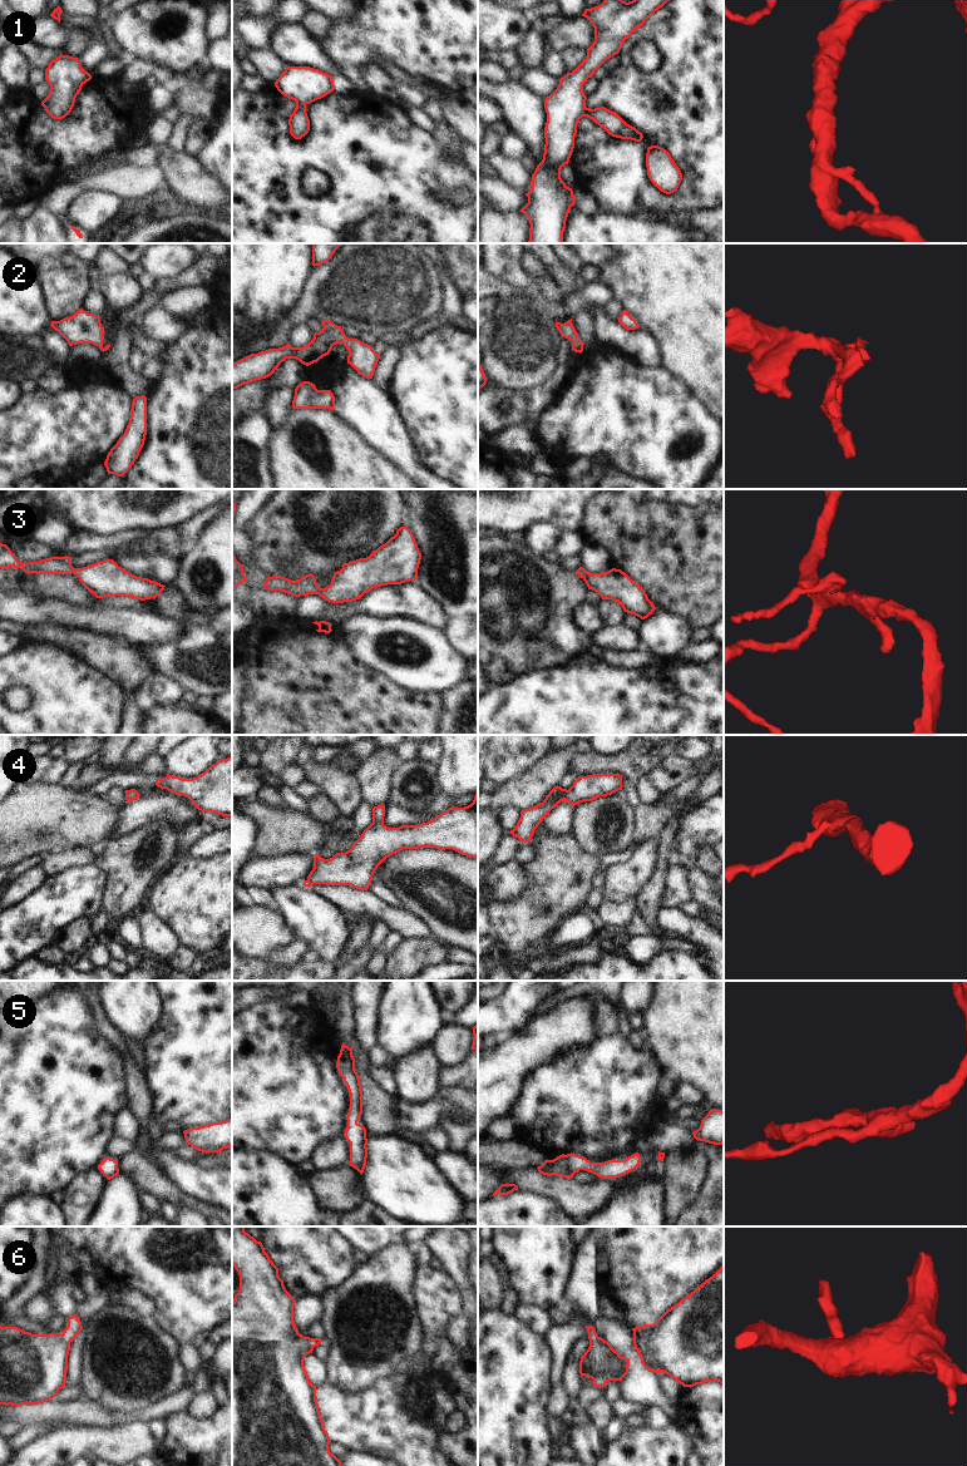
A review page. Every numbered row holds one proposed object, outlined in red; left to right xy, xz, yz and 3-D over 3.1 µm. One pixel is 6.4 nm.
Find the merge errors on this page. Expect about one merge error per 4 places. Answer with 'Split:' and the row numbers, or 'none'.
Split: none

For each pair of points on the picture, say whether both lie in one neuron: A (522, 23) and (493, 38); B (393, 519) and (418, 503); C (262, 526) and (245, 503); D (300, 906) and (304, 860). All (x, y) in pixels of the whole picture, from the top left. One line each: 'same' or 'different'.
A: same
B: different
C: different
D: different

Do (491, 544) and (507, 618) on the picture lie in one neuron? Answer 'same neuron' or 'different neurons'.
same neuron

